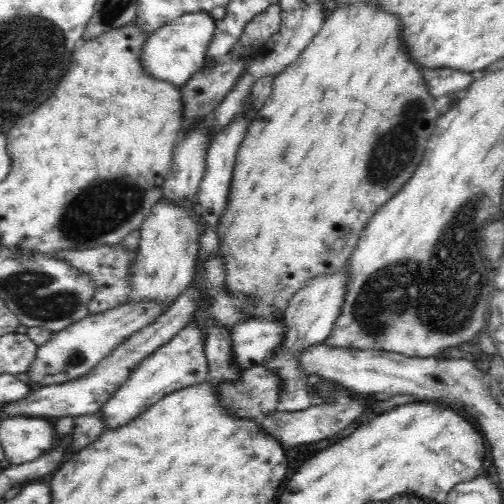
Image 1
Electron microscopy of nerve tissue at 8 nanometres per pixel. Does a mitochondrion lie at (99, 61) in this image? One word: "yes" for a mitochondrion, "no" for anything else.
no

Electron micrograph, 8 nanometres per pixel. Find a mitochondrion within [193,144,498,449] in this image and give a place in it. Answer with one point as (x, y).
(444, 301)

